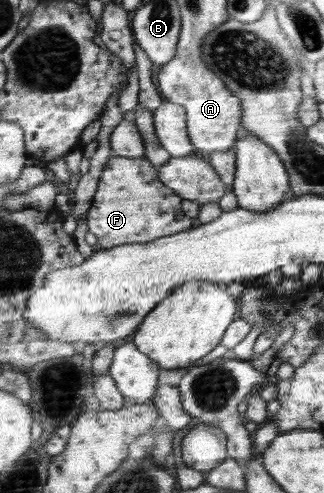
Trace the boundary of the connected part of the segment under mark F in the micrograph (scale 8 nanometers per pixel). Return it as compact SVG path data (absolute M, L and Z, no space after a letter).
M114 155L108 159L100 174L100 182L86 216L88 230L97 238L97 248L108 249L122 244L144 244L192 228L194 219L186 216L181 207L184 198L164 185L158 172L157 167L145 156L124 158Z

